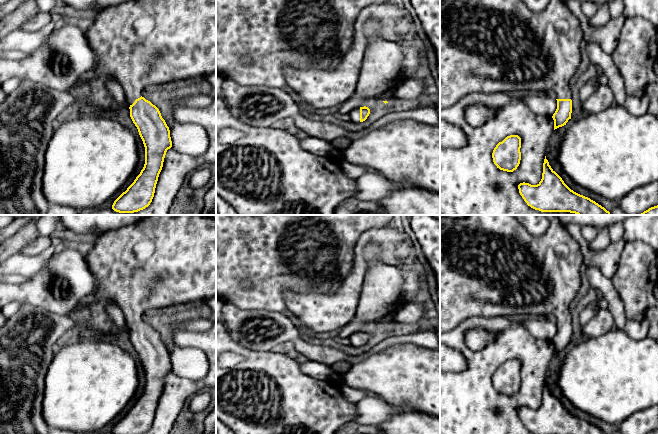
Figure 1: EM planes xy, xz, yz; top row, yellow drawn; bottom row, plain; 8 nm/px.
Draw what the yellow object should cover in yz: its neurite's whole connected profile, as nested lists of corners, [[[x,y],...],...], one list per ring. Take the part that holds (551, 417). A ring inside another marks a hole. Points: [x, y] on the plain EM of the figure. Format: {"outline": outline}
{"outline": [[[544,383],[542,403],[537,409],[520,407],[519,417],[535,434],[606,434],[588,421],[571,414]]]}

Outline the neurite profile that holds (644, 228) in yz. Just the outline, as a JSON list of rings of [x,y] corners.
[[[635,215],[623,222],[626,242],[639,241],[658,250],[658,215]]]

